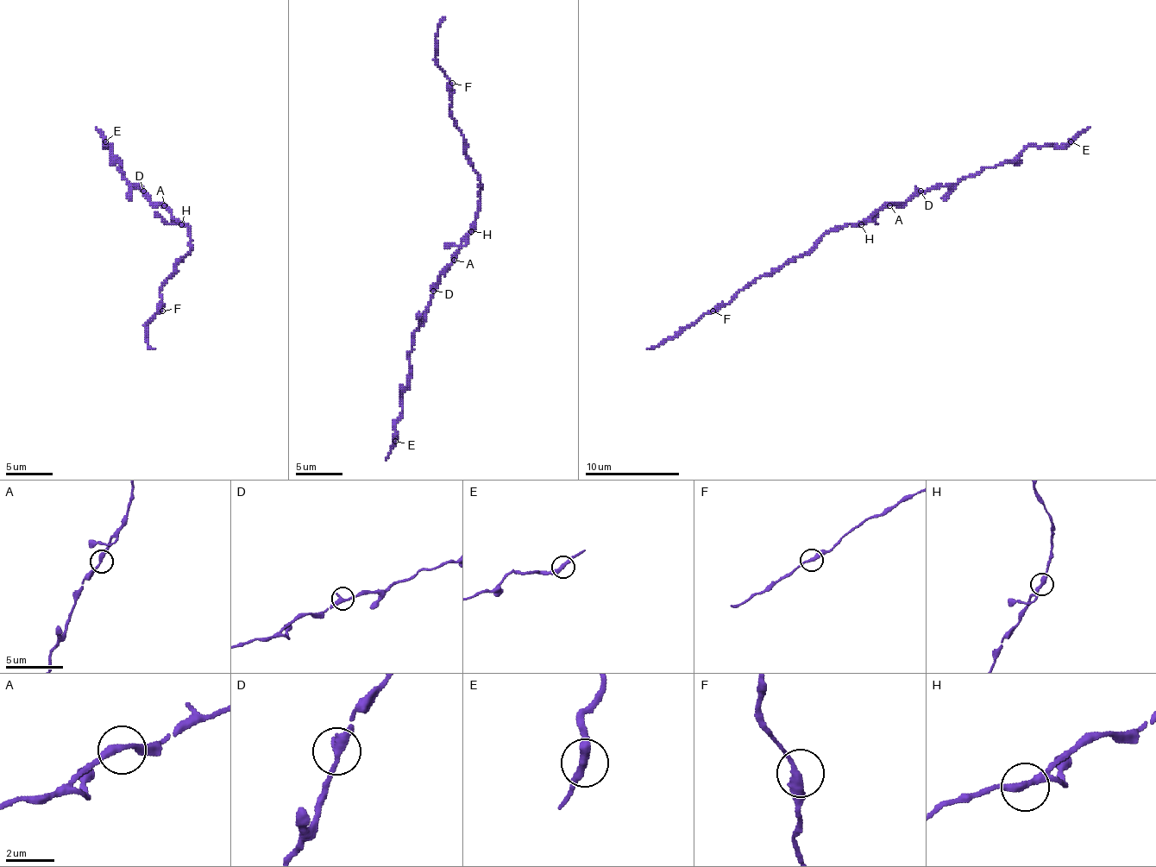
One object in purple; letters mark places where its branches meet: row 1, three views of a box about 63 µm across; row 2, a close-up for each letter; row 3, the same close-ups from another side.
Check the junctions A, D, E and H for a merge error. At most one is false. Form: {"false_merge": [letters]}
{"false_merge": []}

